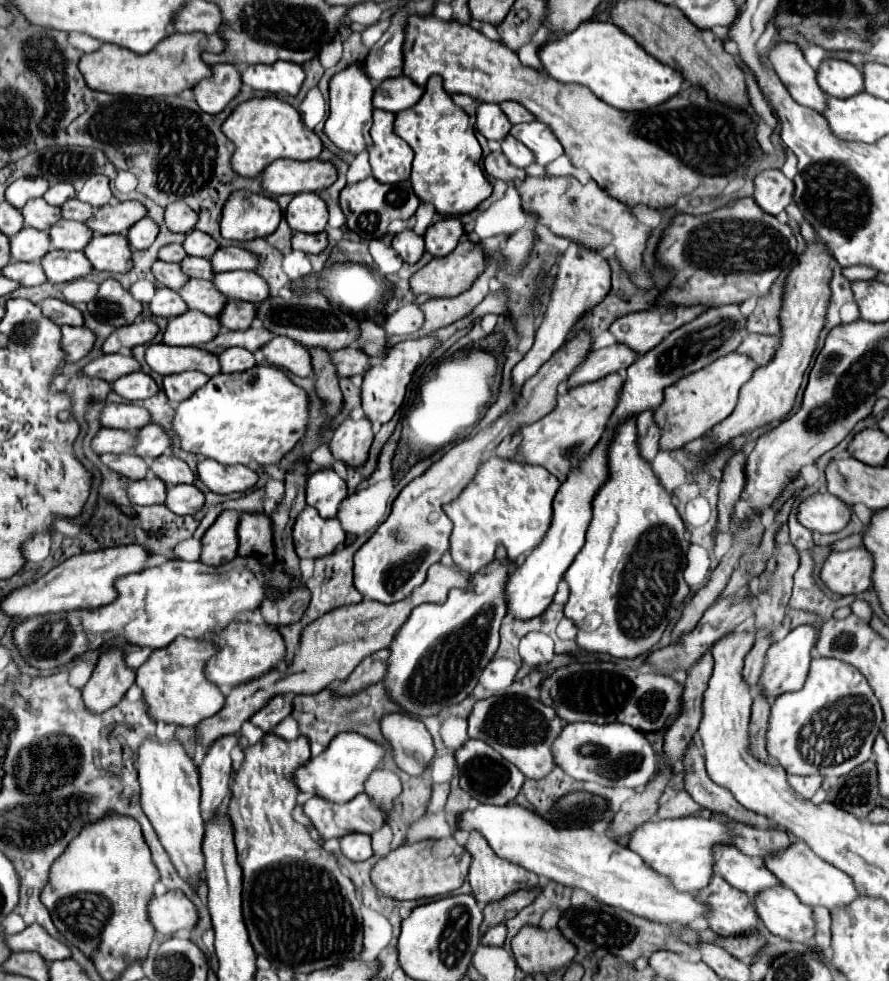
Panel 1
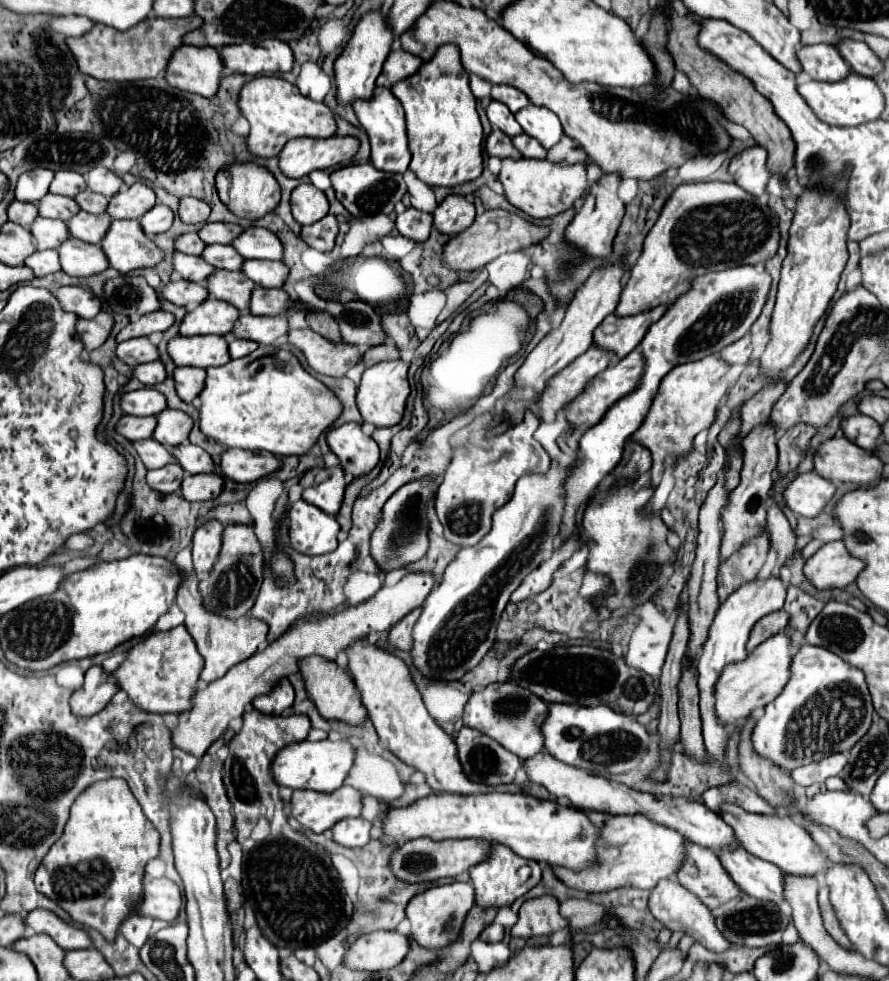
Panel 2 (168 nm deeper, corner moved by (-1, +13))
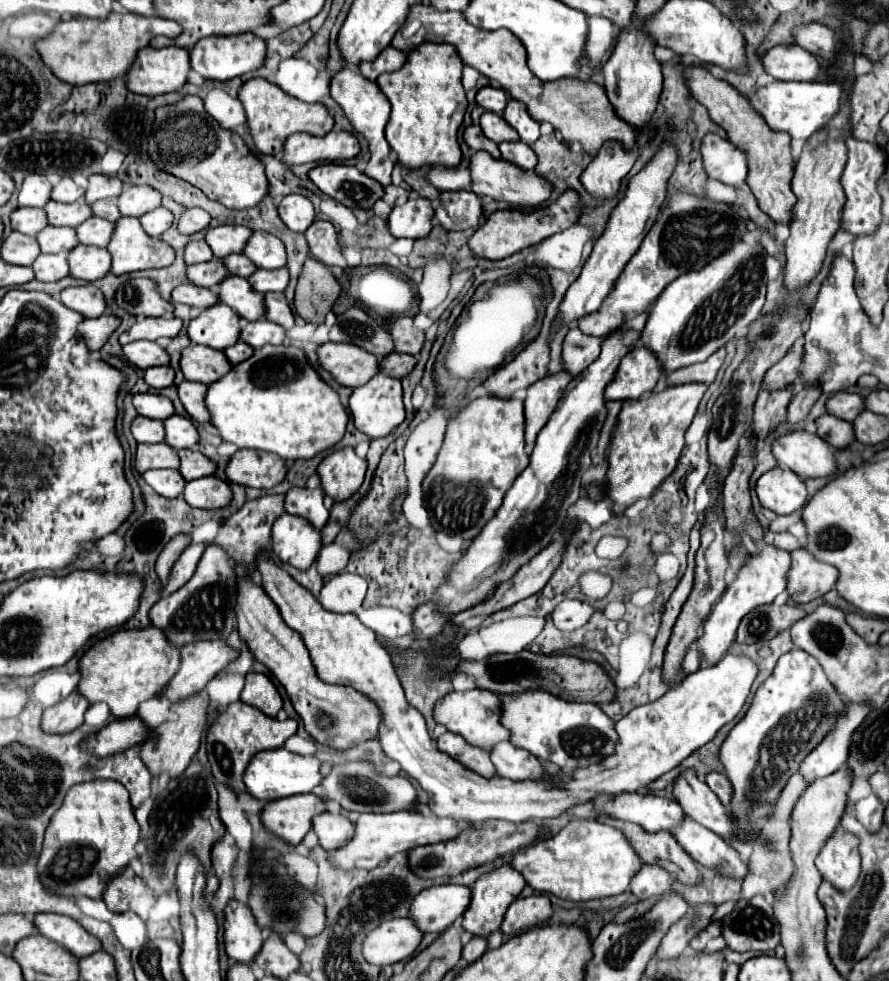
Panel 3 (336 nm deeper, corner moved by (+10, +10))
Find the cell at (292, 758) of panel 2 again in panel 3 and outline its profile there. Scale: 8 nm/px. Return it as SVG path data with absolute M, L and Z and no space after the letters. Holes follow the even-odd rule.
M285 748L263 750L263 752L255 754L243 776L247 792L259 800L277 800L277 798L285 798L285 796L293 796L293 794L305 794L305 792L311 792L315 786L319 786L321 780L323 780L323 776L321 776L319 758L299 756Z

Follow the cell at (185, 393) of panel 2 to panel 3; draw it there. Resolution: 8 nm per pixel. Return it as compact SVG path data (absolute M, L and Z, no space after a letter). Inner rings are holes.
M183 380L179 384L179 398L187 410L187 414L197 420L199 424L209 424L211 418L207 414L207 406L205 406L205 394L207 394L207 386L199 384L199 382L189 382Z

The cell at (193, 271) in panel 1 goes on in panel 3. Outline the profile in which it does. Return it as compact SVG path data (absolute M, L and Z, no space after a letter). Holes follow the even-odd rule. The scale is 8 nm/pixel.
M231 254L231 256L223 258L223 262L225 262L225 266L229 268L231 274L243 276L243 278L249 278L257 270L257 266L253 266L251 260L247 256L243 256L243 254Z

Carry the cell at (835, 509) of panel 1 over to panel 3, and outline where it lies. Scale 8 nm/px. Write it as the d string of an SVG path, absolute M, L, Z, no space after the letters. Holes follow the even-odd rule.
M773 468L761 474L755 484L755 492L761 506L773 510L775 514L791 514L801 510L807 502L803 480L787 468Z

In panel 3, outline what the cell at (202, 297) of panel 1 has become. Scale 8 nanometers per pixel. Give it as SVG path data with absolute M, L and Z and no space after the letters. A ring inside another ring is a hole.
M229 276L219 284L219 300L245 320L259 320L265 314L263 294L255 292L241 276Z

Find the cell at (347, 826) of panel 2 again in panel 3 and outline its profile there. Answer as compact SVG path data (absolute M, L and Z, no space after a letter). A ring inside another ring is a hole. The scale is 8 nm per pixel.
M325 812L325 814L319 814L313 818L311 830L317 834L317 838L325 850L335 850L353 836L355 826L349 818L345 818L341 814Z

